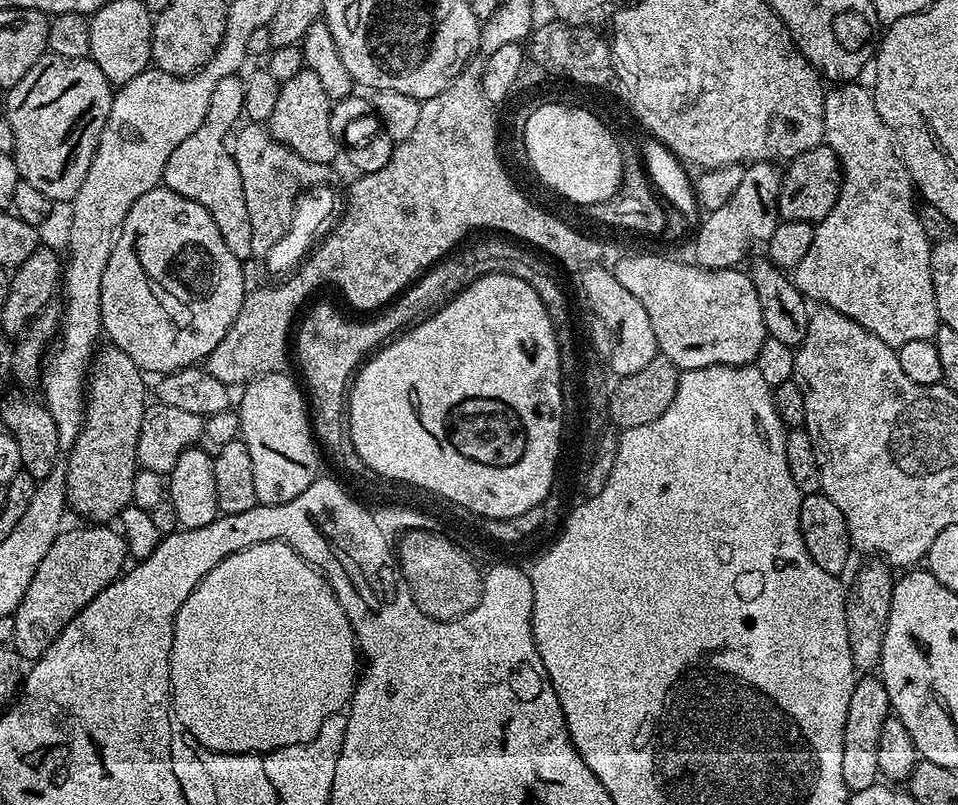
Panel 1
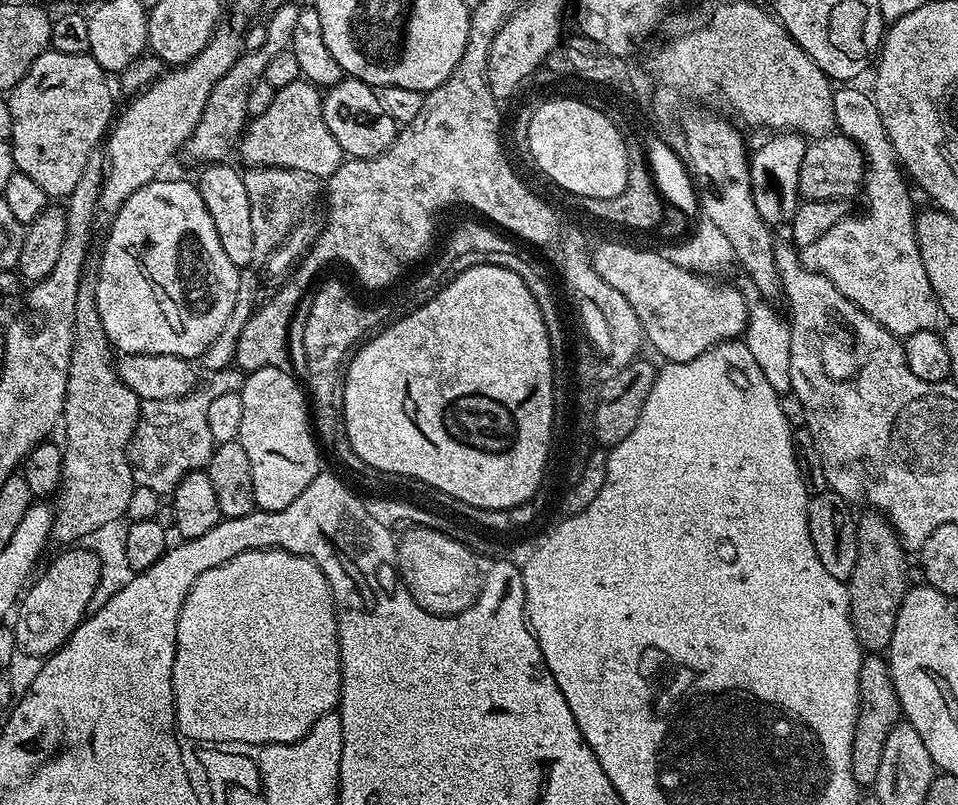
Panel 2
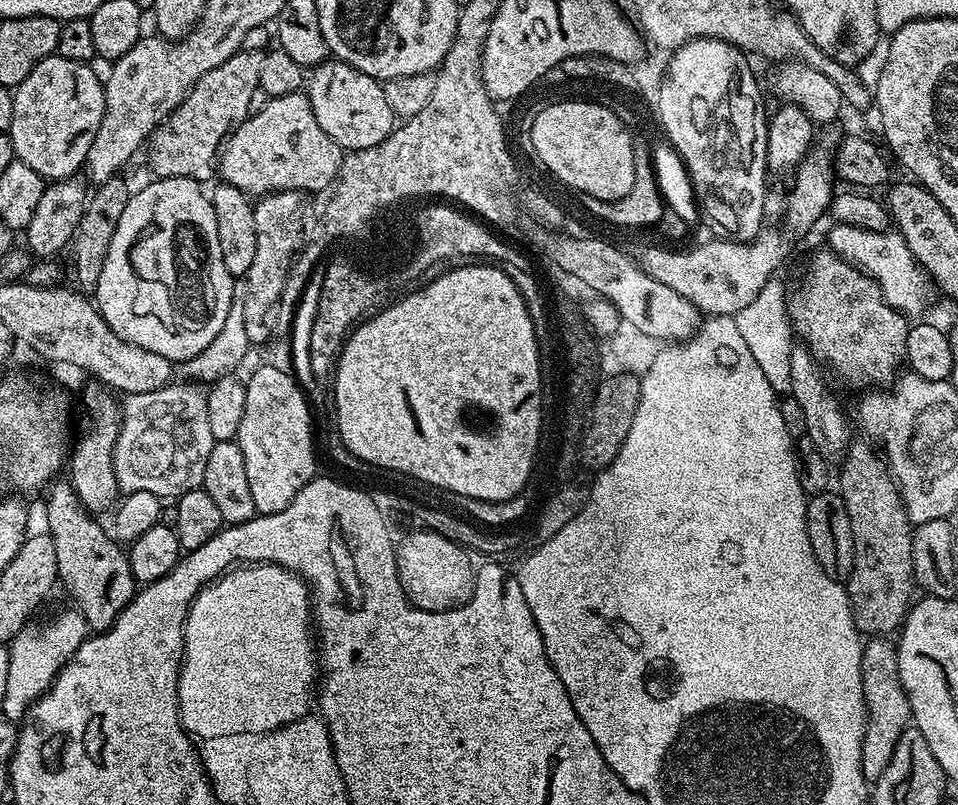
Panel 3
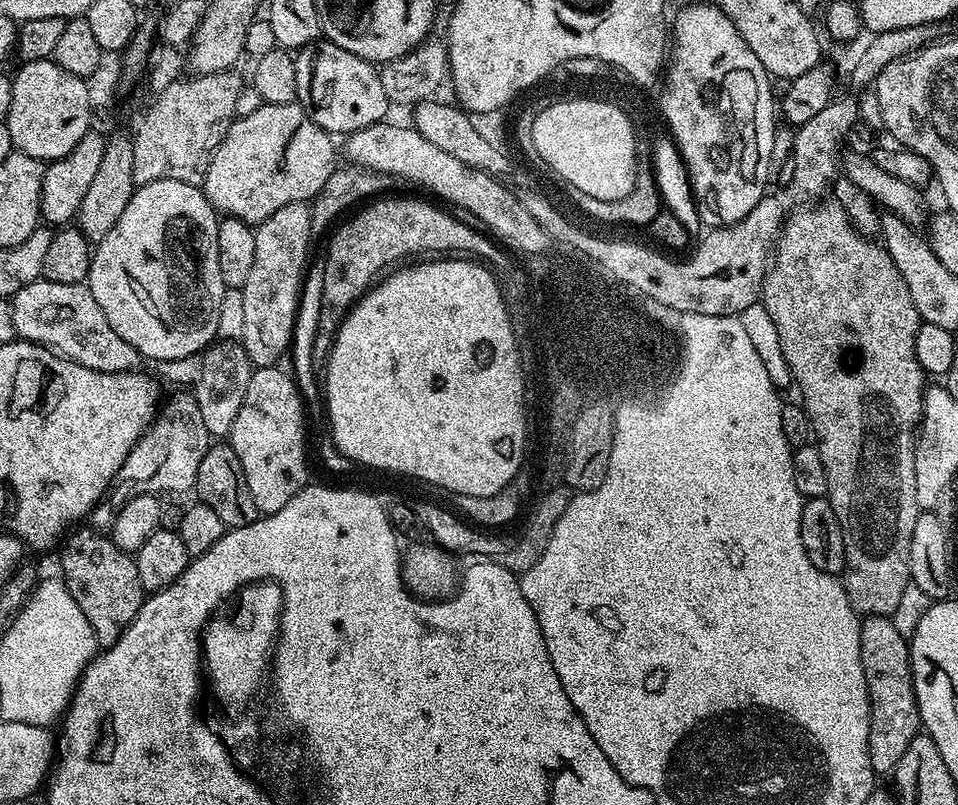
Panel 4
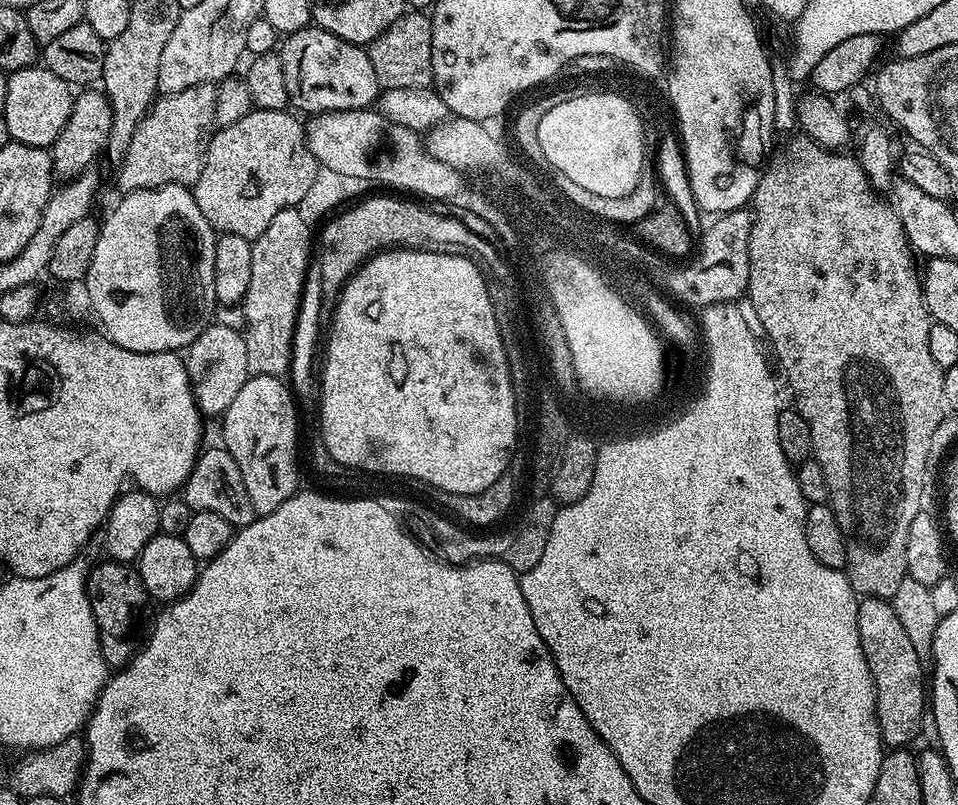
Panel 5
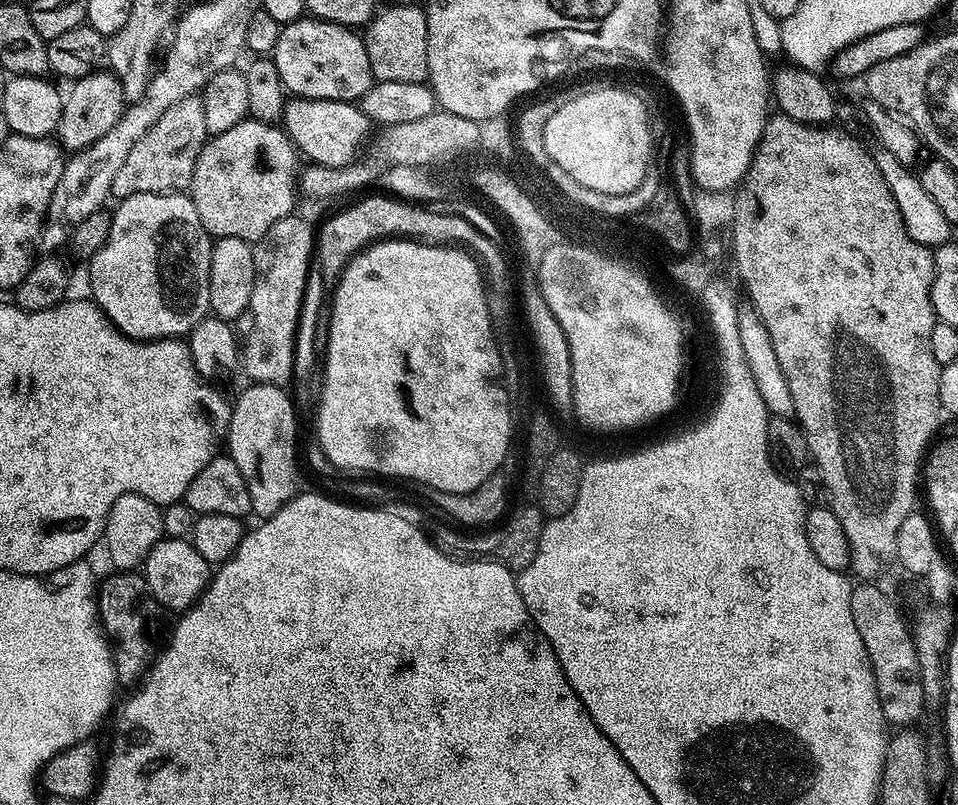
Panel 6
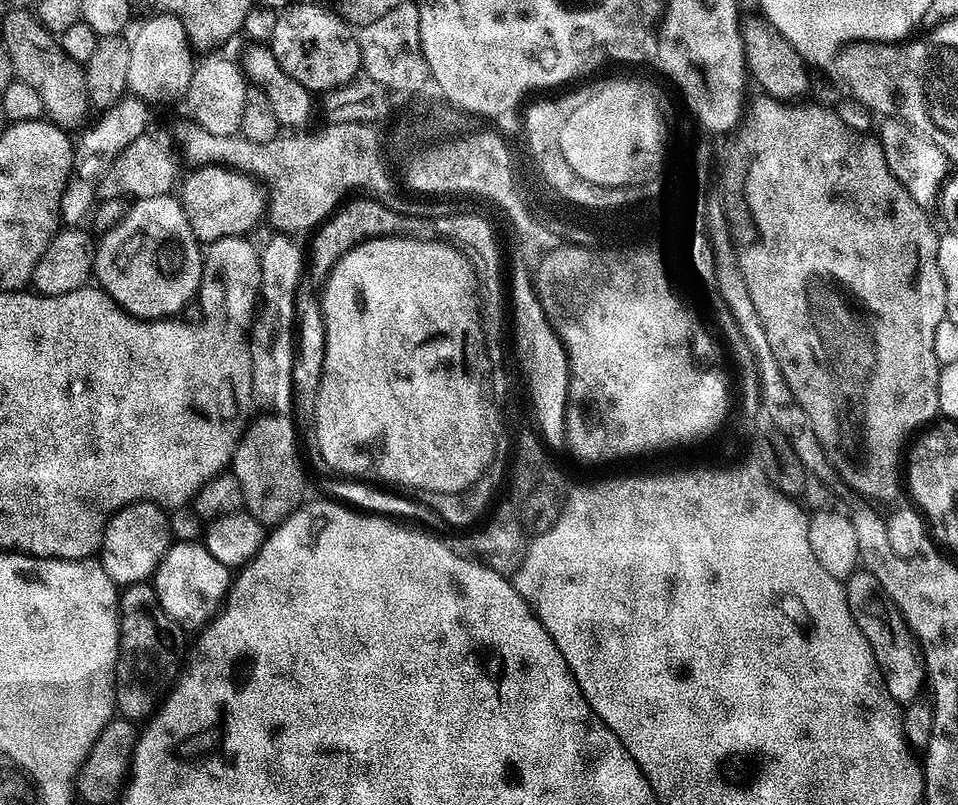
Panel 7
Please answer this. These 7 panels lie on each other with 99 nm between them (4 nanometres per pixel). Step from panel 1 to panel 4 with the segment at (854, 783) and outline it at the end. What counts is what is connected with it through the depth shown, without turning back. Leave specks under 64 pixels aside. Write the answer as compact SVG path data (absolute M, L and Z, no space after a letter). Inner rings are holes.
M887 616L863 617L860 625L860 653L862 670L866 674L868 701L870 702L870 738L868 753L870 766L878 774L895 773L906 746L921 735L920 711L912 681L912 654L910 640L900 633L895 619Z

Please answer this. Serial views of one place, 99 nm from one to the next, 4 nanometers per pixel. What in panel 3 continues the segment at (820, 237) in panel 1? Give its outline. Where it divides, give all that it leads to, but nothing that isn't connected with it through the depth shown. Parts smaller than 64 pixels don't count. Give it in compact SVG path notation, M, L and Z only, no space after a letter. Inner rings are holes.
M837 223L828 232L827 247L838 253L847 264L861 268L869 278L878 282L886 302L894 306L894 310L903 312L909 318L916 318L923 310L926 273L914 254L910 254L910 246L906 246L900 232L875 232L871 228L858 229L852 225Z

